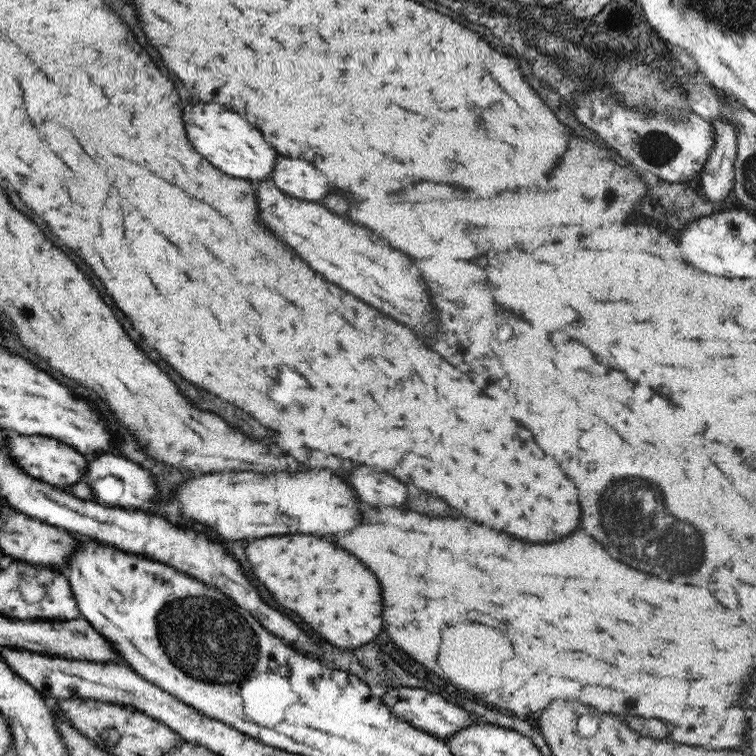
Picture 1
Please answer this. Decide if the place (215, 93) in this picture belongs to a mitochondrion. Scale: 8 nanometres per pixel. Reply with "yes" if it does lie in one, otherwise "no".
no

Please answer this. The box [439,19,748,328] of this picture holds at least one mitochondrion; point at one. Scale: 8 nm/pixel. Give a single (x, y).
(663, 151)

